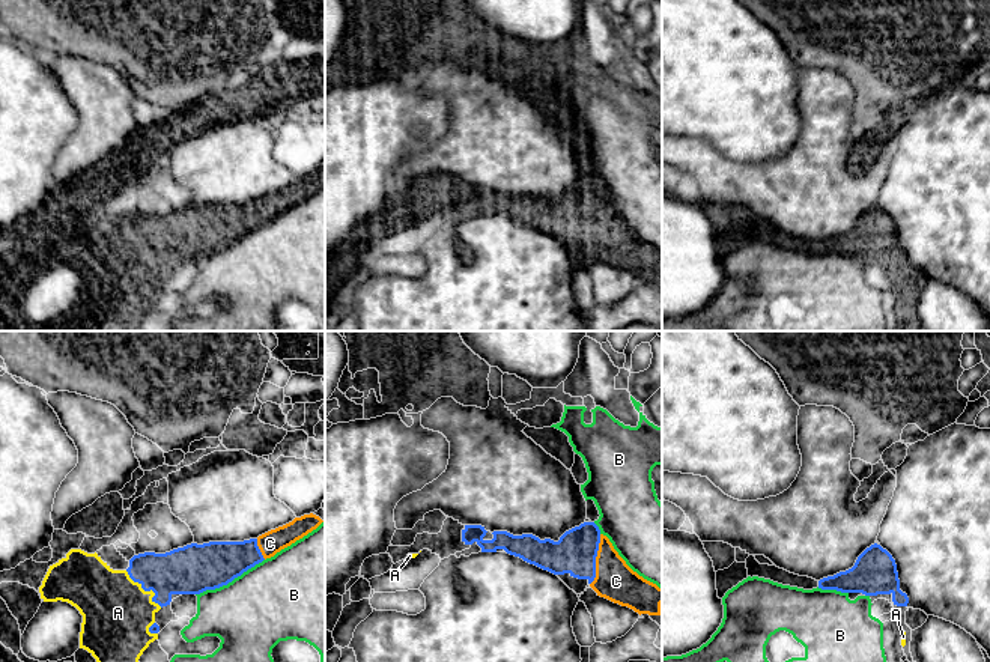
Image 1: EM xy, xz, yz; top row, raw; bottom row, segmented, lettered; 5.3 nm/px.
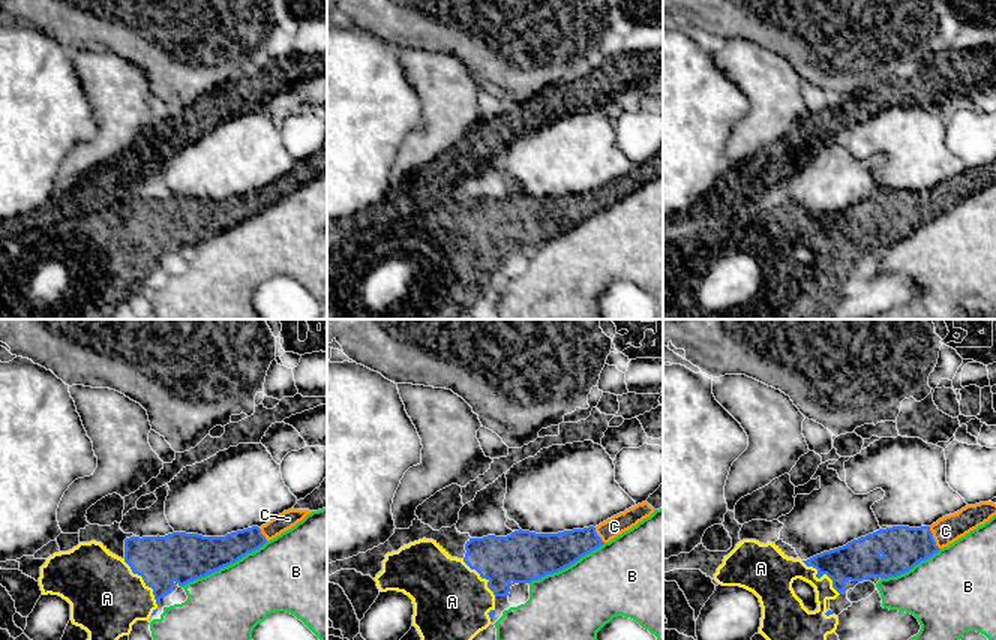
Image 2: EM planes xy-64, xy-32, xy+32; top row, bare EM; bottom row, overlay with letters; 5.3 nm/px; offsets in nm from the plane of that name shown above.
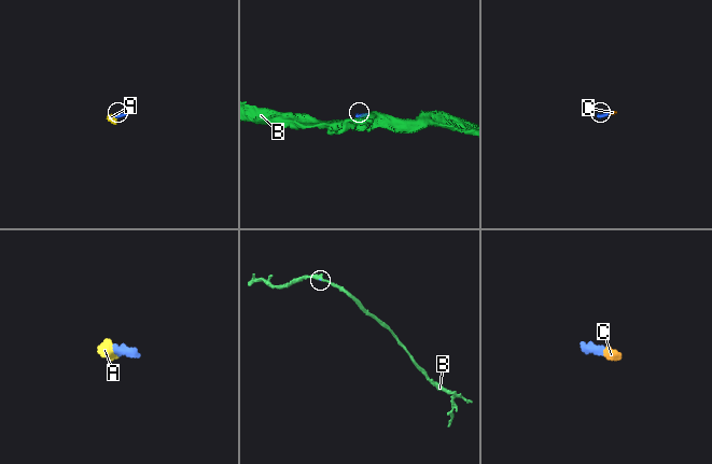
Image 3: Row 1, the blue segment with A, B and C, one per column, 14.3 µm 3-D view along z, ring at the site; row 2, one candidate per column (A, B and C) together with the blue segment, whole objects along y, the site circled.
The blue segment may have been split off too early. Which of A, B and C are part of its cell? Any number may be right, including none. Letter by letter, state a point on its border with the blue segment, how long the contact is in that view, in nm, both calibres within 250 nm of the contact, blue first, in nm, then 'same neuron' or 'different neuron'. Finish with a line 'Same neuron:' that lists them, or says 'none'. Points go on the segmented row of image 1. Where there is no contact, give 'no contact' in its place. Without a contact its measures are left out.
A: meets blue in xy at (146, 590); contact 280 nm long; 260 nm thick on the blue side, 380 nm on the other; same neuron
B: meets blue in xy at (229, 581); contact 420 nm long; 260 nm thick on the blue side, 420 nm on the other; different neuron
C: meets blue in xz at (595, 560); contact 280 nm long; 220 nm thick on the blue side, 220 nm on the other; same neuron
Same neuron: A, C

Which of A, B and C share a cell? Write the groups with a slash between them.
A C / B

